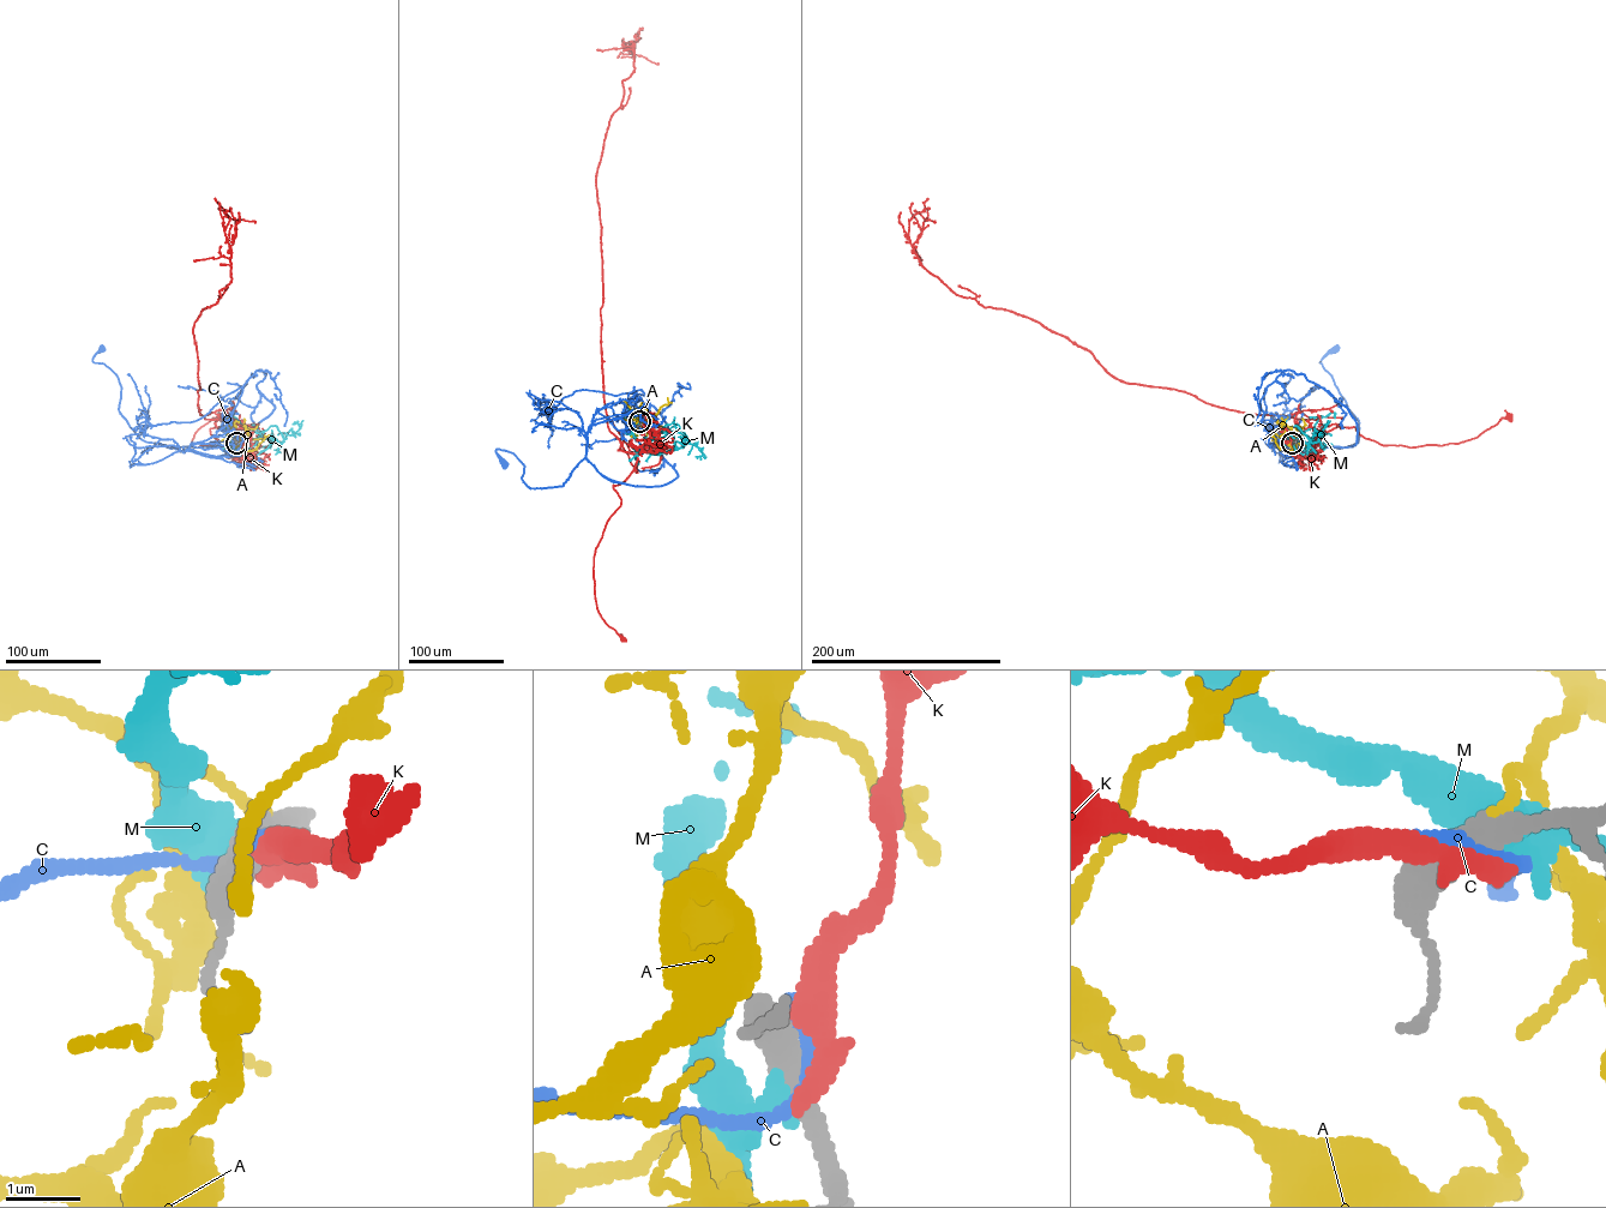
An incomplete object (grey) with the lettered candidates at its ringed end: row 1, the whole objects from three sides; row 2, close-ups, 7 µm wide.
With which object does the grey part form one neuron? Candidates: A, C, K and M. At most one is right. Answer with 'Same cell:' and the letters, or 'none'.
Same cell: none

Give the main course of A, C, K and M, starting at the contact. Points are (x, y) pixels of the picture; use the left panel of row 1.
A: (236, 442), (233, 436), (246, 439), (242, 451), (252, 450), (264, 436)
C: (236, 442), (192, 443), (184, 452), (182, 448), (142, 440), (119, 412), (118, 376), (92, 360), (102, 349)
K: (236, 442), (244, 443), (247, 458), (232, 427), (210, 428), (215, 444), (190, 445), (198, 430), (220, 415)
M: (236, 442), (272, 438), (281, 444), (283, 439), (271, 426), (245, 451), (245, 439), (236, 431), (226, 436)

